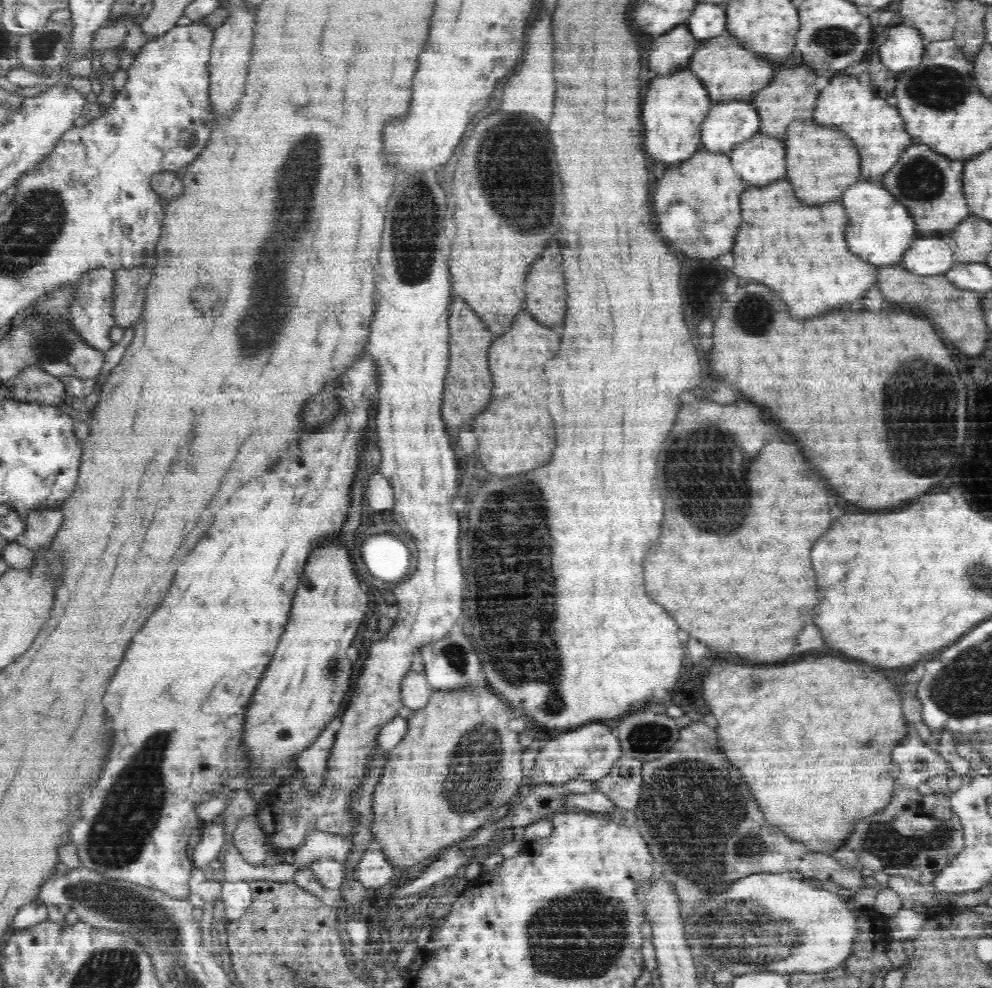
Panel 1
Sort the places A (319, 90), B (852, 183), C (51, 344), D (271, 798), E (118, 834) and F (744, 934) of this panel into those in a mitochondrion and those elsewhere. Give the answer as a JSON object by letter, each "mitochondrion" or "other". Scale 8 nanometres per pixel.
{"A":"other","B":"other","C":"mitochondrion","D":"other","E":"mitochondrion","F":"mitochondrion"}

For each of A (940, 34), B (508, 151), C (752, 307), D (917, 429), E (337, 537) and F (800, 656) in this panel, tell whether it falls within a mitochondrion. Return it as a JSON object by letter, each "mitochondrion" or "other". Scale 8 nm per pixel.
{"A":"other","B":"mitochondrion","C":"mitochondrion","D":"mitochondrion","E":"other","F":"other"}

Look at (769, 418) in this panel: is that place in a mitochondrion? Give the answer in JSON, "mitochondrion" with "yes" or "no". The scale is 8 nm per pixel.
{"mitochondrion":"no"}

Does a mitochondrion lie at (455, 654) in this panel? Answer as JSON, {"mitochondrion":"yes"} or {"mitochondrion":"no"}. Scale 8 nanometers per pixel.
{"mitochondrion":"yes"}

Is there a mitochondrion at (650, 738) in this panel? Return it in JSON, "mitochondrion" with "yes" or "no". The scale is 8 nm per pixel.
{"mitochondrion":"yes"}

